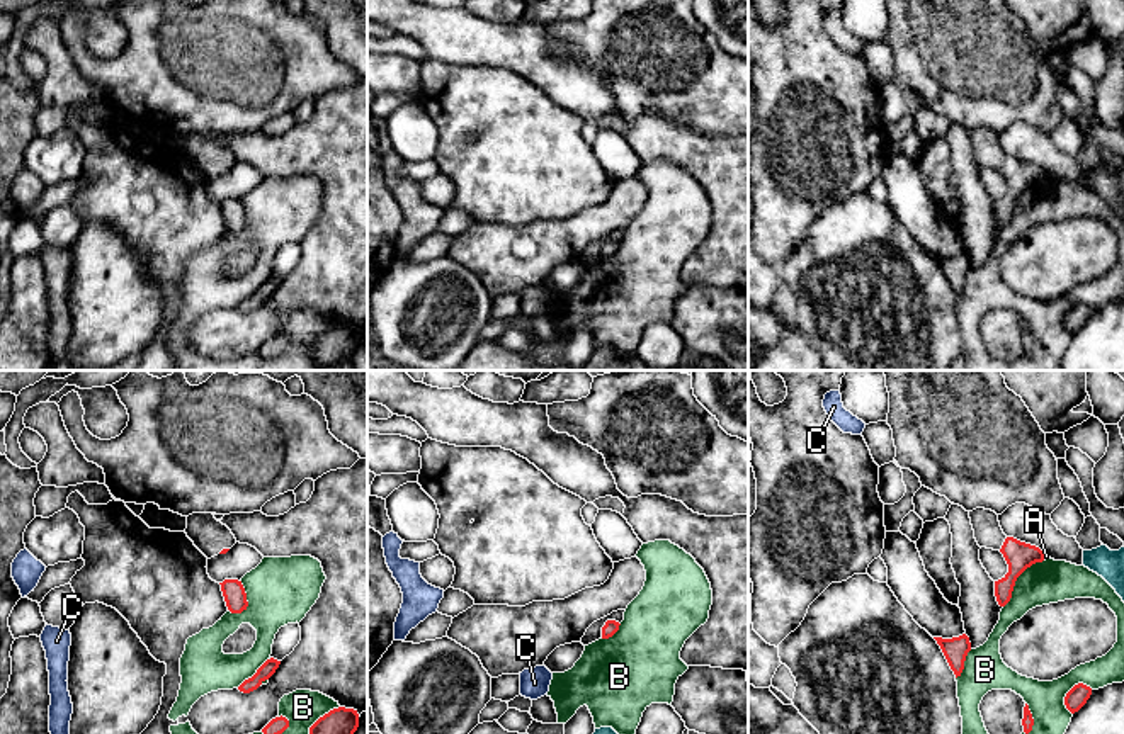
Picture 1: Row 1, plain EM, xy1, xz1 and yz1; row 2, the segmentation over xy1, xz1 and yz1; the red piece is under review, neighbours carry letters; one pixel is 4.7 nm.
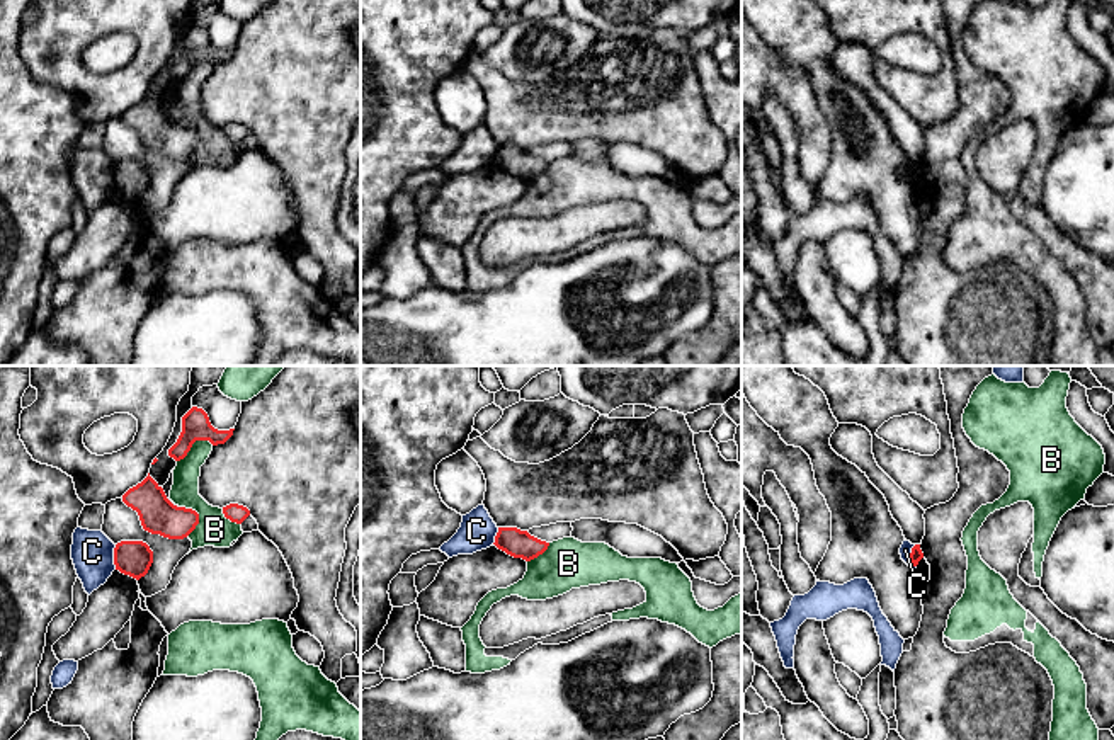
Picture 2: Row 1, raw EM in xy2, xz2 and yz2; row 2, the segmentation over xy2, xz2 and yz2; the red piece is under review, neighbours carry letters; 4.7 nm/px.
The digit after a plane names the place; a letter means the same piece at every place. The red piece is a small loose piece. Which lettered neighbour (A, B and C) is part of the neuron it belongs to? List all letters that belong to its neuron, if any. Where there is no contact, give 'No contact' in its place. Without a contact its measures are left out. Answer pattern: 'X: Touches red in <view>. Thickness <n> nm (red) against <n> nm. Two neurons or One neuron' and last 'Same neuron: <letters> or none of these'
A: Touches red in yz1. Thickness 140 nm (red) against 20 nm. One neuron
B: Touches red in yz1. Thickness 140 nm (red) against 200 nm. Two neurons
C: Touches red in xy2. Thickness 170 nm (red) against 200 nm. Two neurons
Same neuron: A

